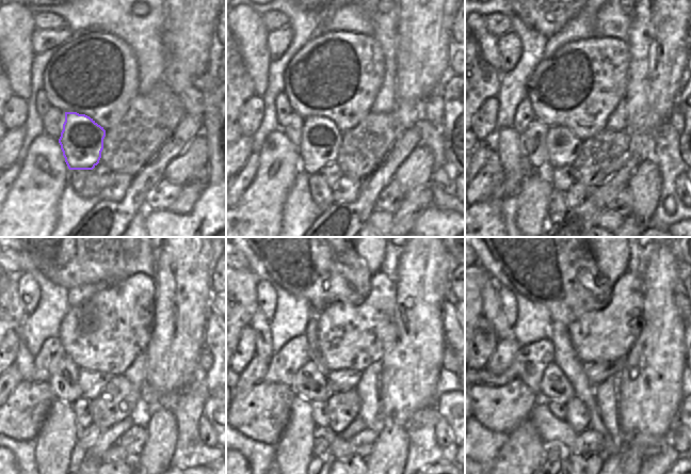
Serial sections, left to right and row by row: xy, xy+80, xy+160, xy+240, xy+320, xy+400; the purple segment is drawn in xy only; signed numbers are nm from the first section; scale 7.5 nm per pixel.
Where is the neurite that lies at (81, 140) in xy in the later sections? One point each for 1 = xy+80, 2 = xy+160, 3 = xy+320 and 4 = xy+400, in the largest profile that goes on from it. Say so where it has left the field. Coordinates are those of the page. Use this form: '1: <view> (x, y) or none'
1: xy+80 (321, 139)
2: xy+160 (563, 146)
3: xy+320 (344, 380)
4: xy+400 (596, 373)

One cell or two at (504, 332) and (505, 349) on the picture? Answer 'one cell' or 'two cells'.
two cells

